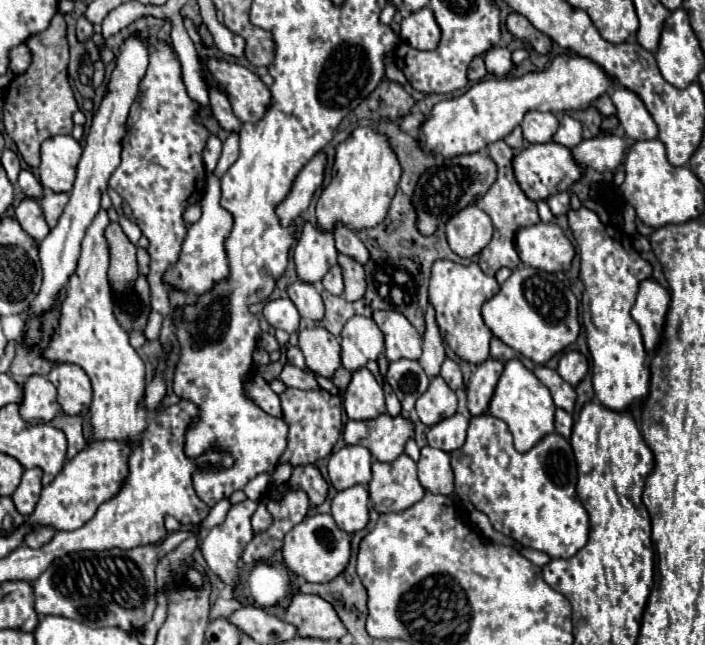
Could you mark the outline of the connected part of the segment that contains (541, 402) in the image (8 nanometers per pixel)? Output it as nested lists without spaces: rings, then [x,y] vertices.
[[[511,359],[505,363],[505,369],[497,381],[497,387],[495,387],[491,403],[489,403],[489,413],[507,423],[509,431],[513,433],[517,451],[521,451],[521,453],[529,451],[545,435],[555,431],[555,427],[553,427],[555,409],[557,407],[551,399],[549,389],[529,369],[525,369],[519,359]]]

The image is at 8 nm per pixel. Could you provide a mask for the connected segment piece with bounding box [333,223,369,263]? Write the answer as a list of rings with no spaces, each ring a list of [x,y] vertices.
[[[335,223],[333,235],[335,235],[335,243],[337,243],[339,253],[349,255],[349,257],[357,259],[359,263],[367,261],[369,253],[365,251],[365,245],[361,243],[361,239],[351,229],[347,229],[343,223]]]

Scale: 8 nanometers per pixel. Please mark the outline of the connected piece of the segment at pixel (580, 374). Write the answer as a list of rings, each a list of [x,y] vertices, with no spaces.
[[[569,351],[559,359],[557,373],[565,383],[569,383],[571,387],[577,387],[577,383],[587,375],[587,369],[589,369],[587,359],[579,351]]]

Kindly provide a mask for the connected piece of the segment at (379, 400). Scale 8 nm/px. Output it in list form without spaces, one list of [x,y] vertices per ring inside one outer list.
[[[363,367],[361,371],[353,373],[353,379],[343,397],[343,407],[347,417],[355,421],[375,419],[385,413],[383,389],[377,385],[369,369]]]

